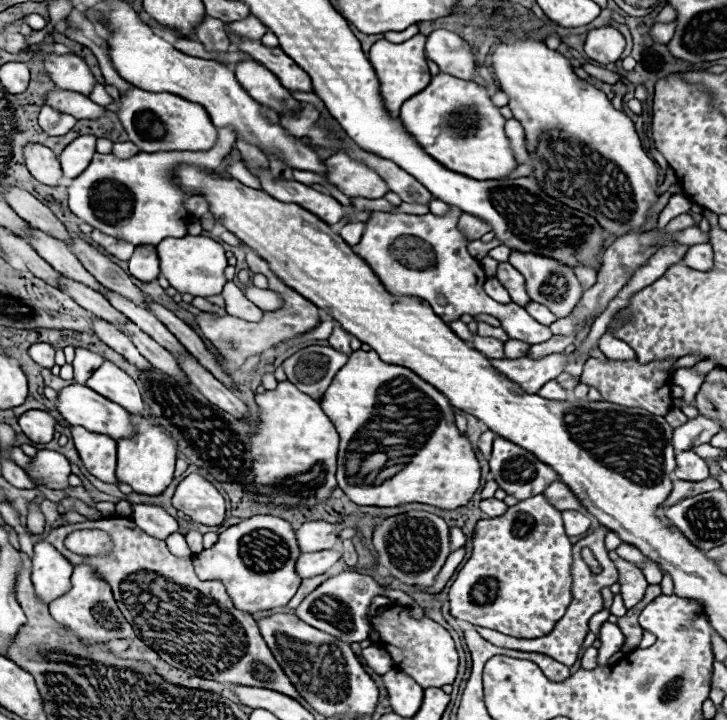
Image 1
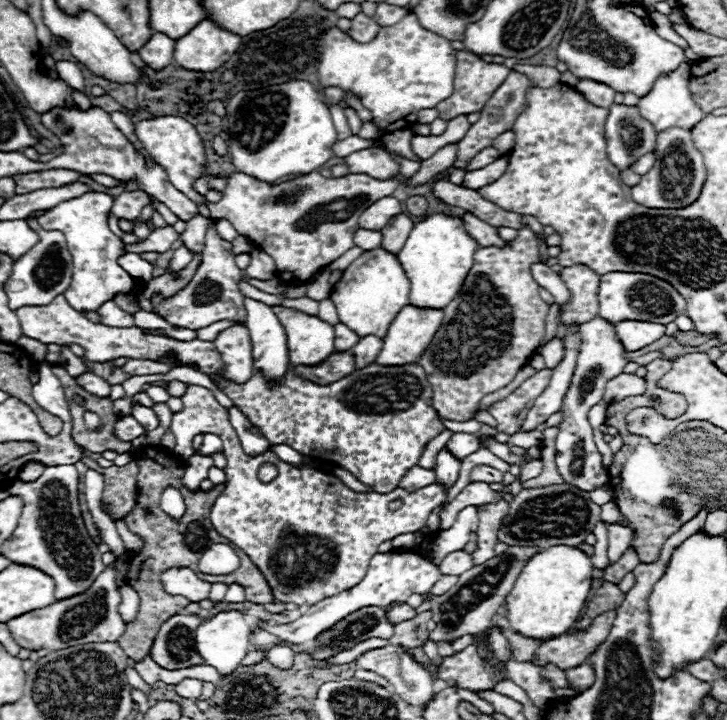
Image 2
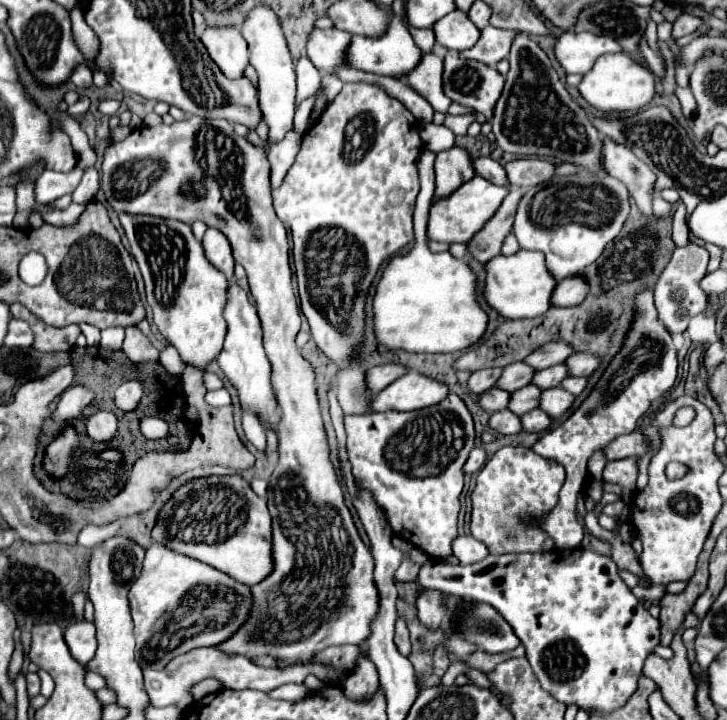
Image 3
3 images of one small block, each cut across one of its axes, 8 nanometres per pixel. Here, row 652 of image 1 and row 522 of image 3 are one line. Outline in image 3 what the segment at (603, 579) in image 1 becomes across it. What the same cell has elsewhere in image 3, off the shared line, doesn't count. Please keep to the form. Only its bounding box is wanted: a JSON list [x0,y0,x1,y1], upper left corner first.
[532,290,678,550]

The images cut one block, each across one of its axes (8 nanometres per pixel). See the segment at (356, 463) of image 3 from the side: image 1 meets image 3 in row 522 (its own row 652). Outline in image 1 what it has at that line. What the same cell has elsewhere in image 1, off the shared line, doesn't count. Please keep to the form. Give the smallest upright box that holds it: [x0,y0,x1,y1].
[372,606,459,688]

